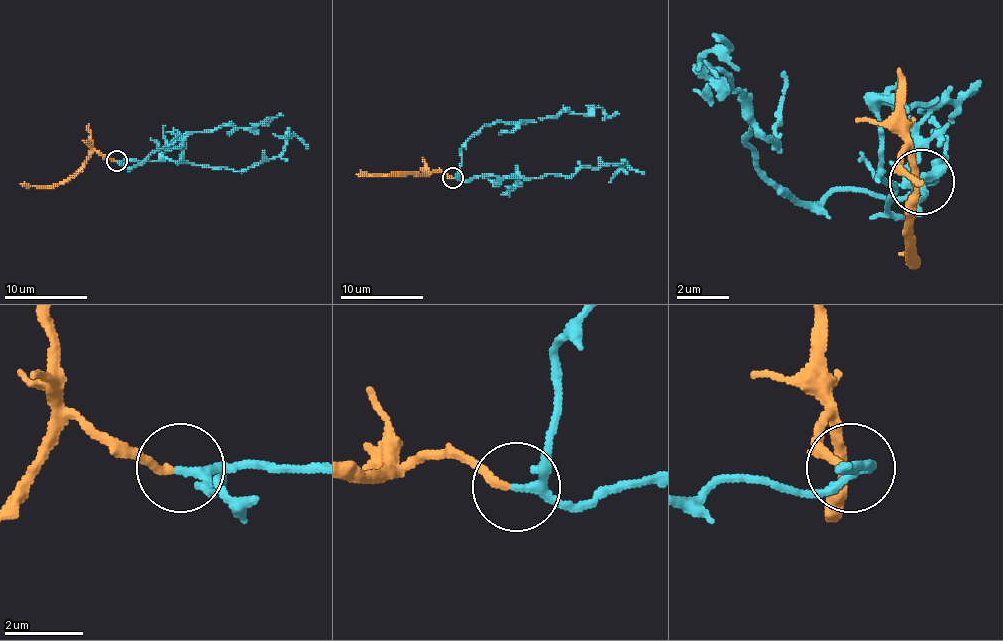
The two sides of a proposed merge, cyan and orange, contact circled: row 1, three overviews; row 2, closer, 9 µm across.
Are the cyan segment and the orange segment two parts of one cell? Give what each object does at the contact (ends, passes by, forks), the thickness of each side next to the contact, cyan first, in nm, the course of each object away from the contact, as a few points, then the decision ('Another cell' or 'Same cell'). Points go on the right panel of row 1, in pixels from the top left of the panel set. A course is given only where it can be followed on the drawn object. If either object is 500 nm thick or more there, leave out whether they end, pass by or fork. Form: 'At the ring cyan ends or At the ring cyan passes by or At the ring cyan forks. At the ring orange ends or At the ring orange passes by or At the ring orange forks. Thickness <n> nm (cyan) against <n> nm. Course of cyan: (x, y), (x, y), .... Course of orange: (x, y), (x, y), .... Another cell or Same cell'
At the ring cyan passes by. At the ring orange ends. Thickness 190 nm (cyan) against 190 nm. Course of cyan: (923, 183), (904, 196), (786, 196), (747, 144), (747, 92), (701, 65), (727, 46), (720, 39). Course of orange: (923, 183), (904, 151), (910, 255). Same cell

